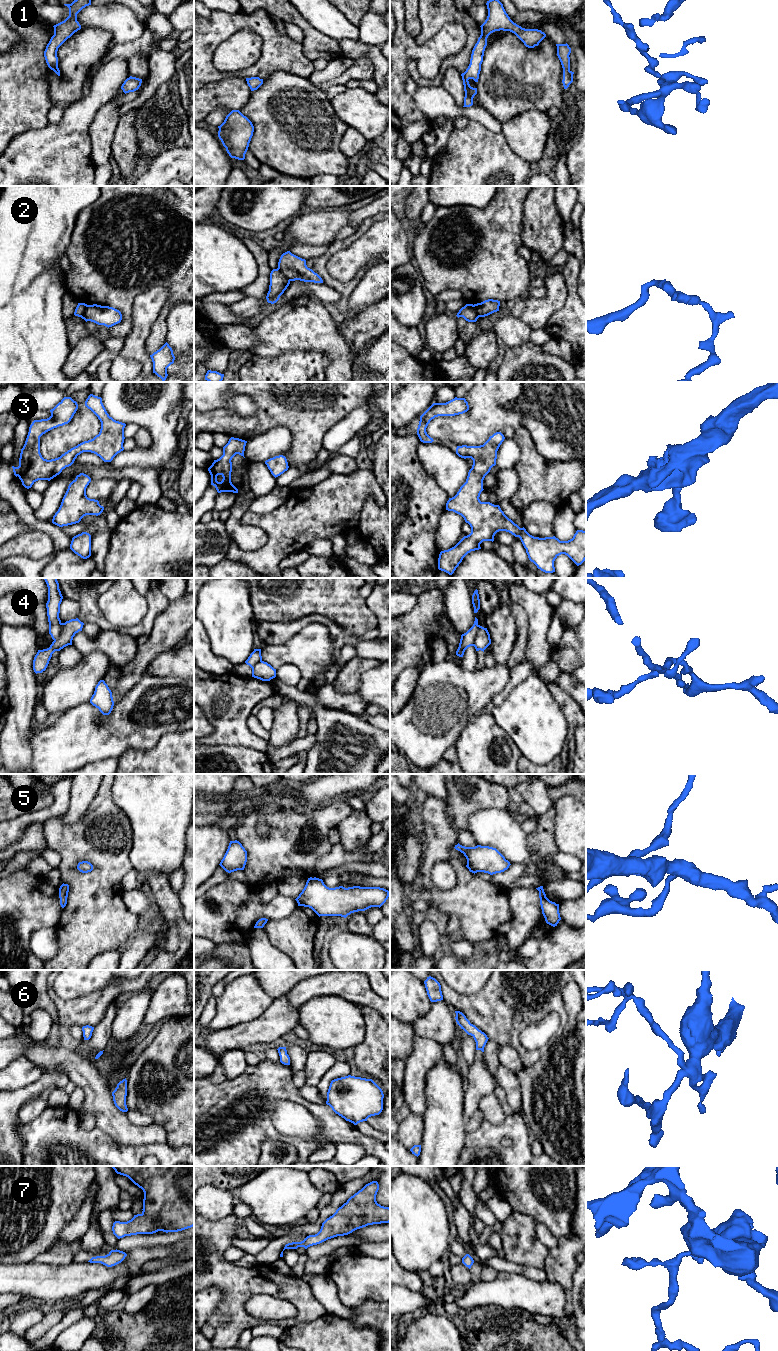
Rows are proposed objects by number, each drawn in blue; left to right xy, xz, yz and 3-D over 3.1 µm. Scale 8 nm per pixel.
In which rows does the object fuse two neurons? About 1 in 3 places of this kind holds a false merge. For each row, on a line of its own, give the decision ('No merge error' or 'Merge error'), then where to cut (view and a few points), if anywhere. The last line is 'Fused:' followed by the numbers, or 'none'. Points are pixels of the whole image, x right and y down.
1: No merge error. No split
2: Merge error. Split along xy (88, 305), (81, 317)
3: No merge error. No split
4: Merge error. Split along yz (478, 625), (476, 637), (472, 645)
5: No merge error. No split
6: No merge error. No split
7: No merge error. No split
Fused: 2, 4

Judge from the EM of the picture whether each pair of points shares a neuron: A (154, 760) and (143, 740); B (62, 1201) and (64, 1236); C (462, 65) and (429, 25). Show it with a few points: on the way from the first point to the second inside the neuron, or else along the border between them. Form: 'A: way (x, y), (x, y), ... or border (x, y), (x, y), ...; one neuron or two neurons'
A: border (166, 734), (150, 748), (129, 748), (124, 753); two neurons
B: border (78, 1209), (59, 1234), (58, 1241), (55, 1244); two neurons
C: way (469, 45), (471, 28), (460, 17), (449, 17); one neuron

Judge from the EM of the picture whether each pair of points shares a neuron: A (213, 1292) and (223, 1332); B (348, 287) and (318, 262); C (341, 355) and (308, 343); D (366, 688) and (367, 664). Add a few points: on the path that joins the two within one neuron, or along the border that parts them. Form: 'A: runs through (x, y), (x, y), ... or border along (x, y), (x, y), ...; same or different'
A: border along (218, 1287), (221, 1293), (221, 1300), (204, 1322); different
B: runs through (339, 286), (333, 283), (321, 271); same
C: runs through (333, 347), (329, 343), (316, 343); same
D: border along (379, 664), (361, 676), (360, 685), (355, 691); different

